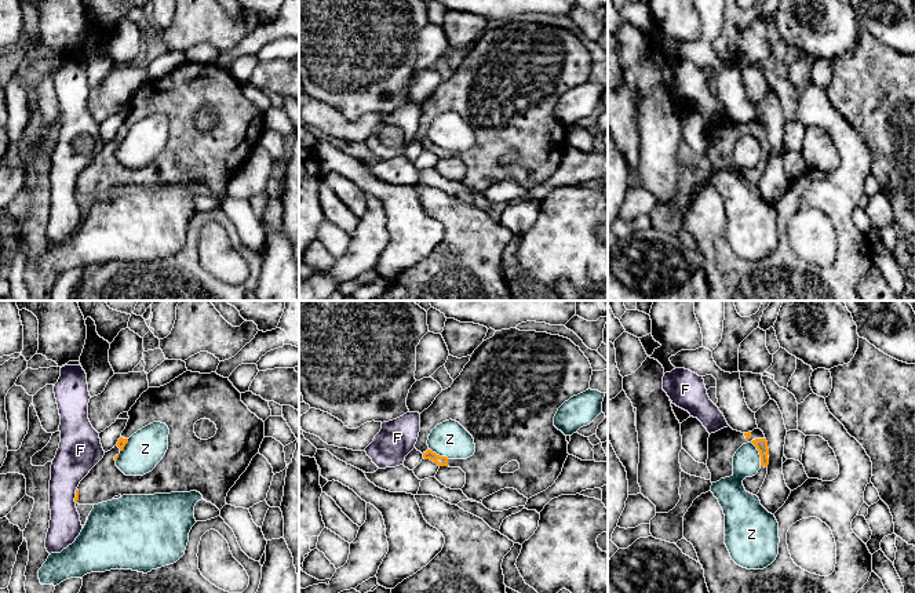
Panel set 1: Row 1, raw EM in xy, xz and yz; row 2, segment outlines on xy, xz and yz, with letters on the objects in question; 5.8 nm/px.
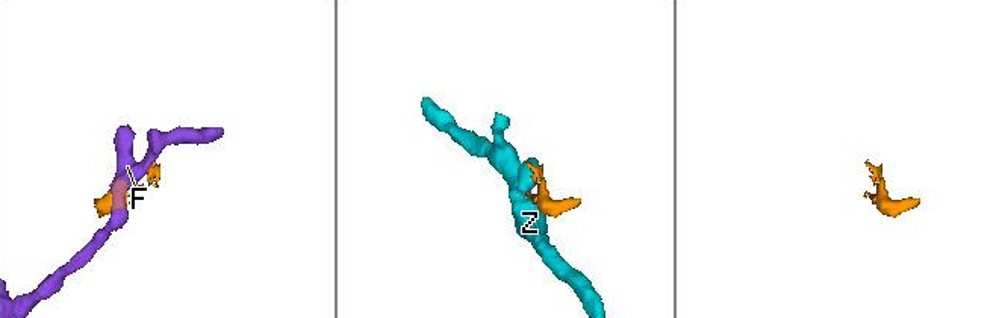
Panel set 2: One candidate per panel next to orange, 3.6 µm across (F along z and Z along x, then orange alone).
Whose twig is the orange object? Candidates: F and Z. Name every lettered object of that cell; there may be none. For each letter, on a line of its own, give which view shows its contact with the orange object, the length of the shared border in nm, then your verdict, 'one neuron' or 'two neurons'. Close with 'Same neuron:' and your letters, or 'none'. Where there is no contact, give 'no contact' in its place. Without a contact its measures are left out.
F: contact in xy; length 90 nm; two neurons
Z: contact in yz; length 160 nm; two neurons
Same neuron: none

